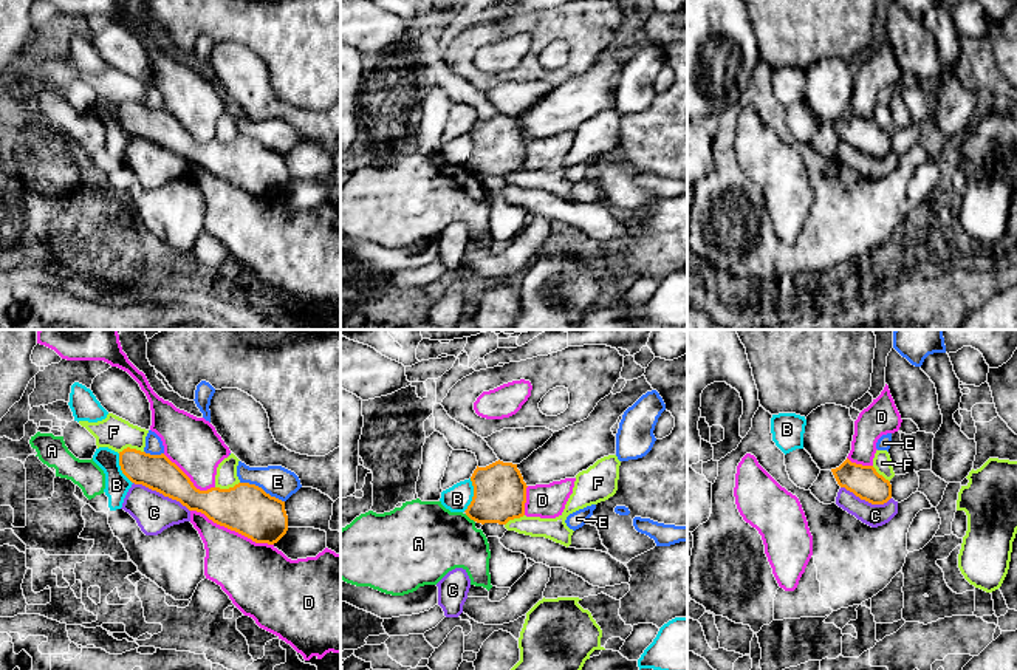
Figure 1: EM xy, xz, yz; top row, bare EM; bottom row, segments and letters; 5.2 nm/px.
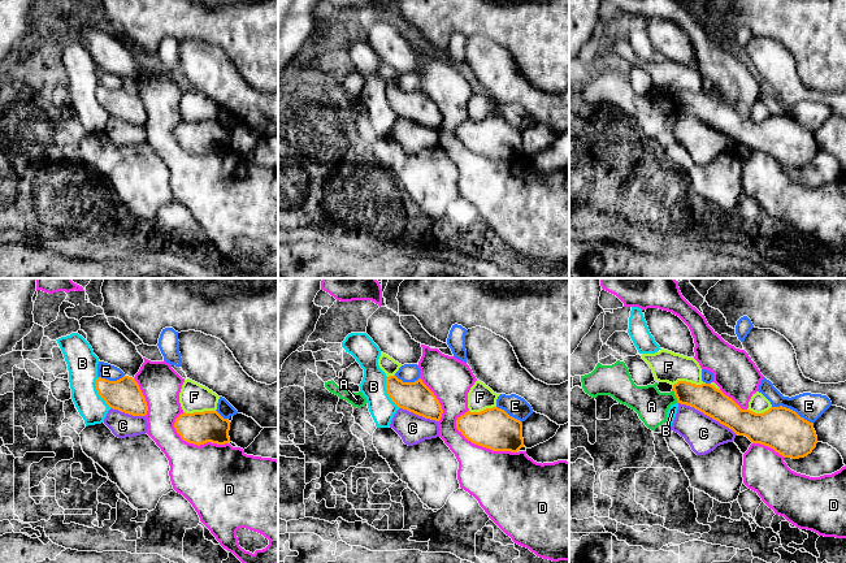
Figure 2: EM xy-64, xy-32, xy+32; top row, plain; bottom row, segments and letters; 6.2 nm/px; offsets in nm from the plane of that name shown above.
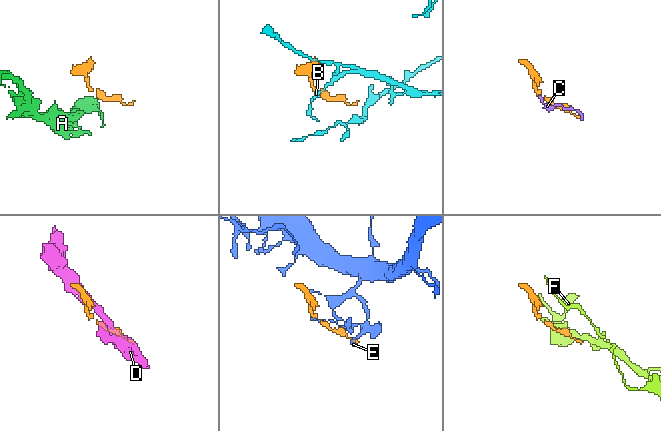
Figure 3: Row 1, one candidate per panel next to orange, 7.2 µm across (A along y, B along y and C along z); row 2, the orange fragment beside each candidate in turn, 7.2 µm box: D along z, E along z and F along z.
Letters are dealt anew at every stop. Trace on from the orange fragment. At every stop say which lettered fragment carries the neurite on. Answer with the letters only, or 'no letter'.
no letter

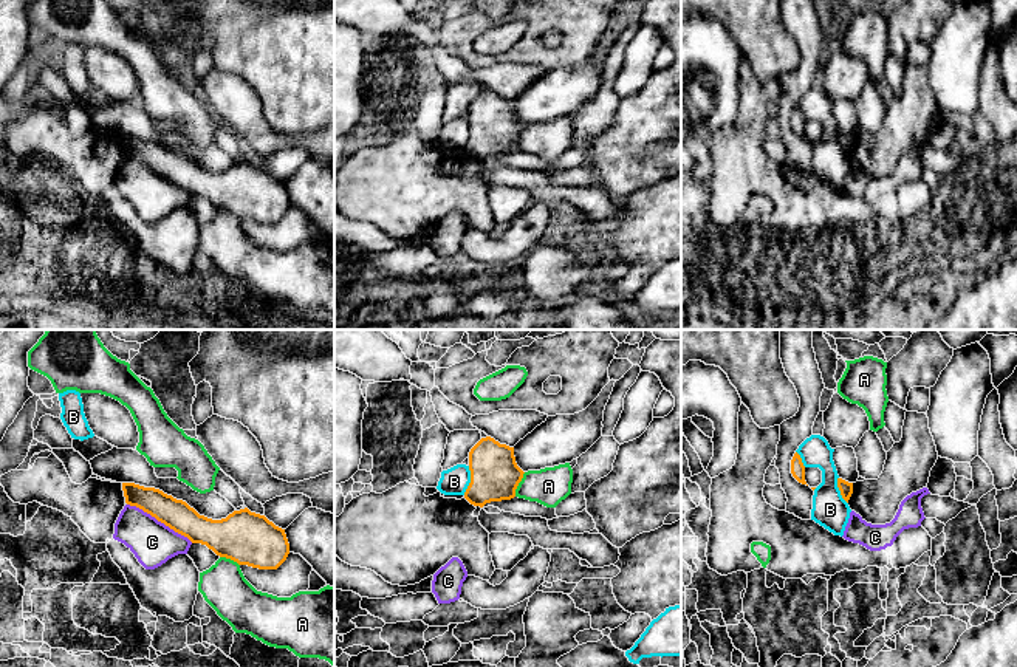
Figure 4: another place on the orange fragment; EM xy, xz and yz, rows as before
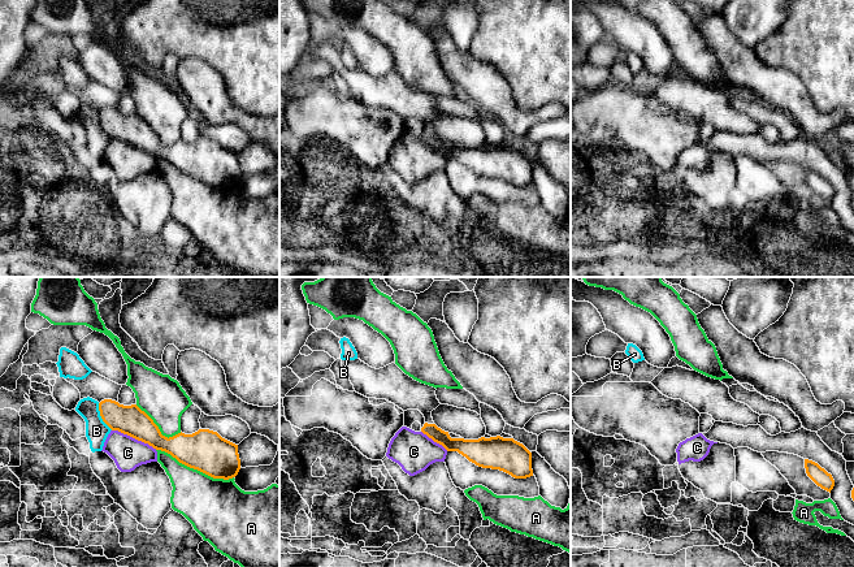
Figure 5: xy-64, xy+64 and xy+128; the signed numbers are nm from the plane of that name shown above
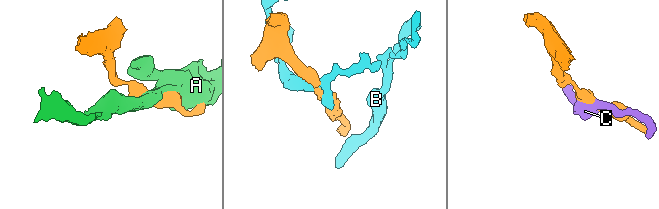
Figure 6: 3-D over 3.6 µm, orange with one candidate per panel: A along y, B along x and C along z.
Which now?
no letter

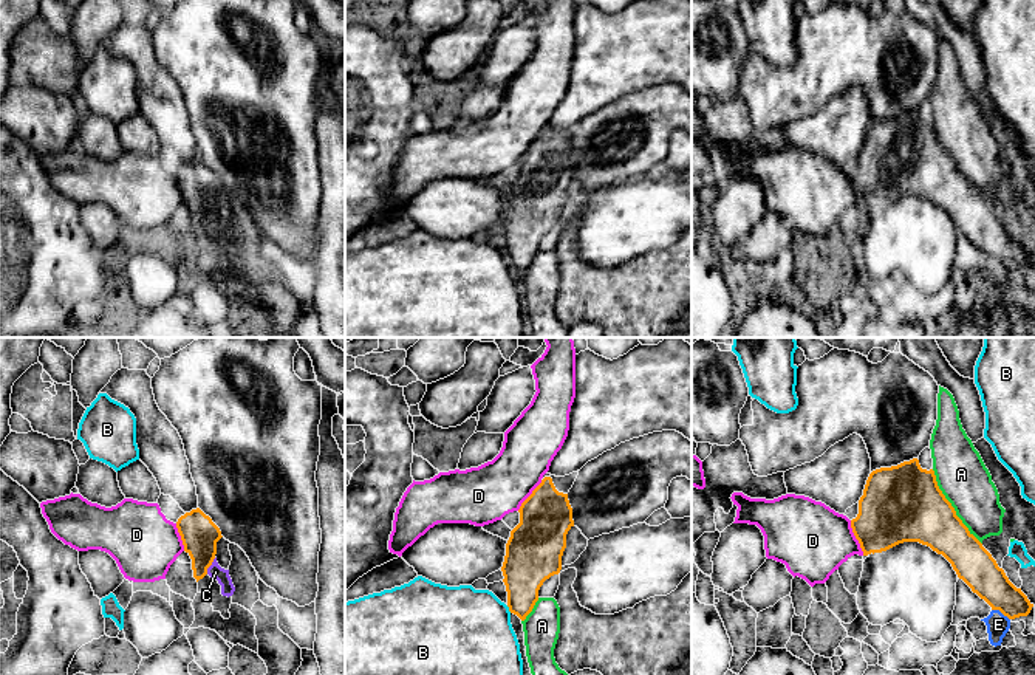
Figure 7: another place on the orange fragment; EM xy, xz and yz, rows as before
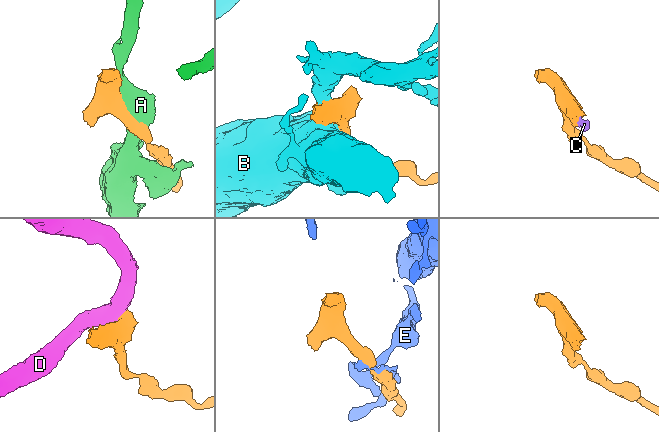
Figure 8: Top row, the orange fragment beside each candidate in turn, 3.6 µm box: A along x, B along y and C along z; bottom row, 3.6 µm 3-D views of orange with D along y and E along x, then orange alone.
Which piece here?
C

